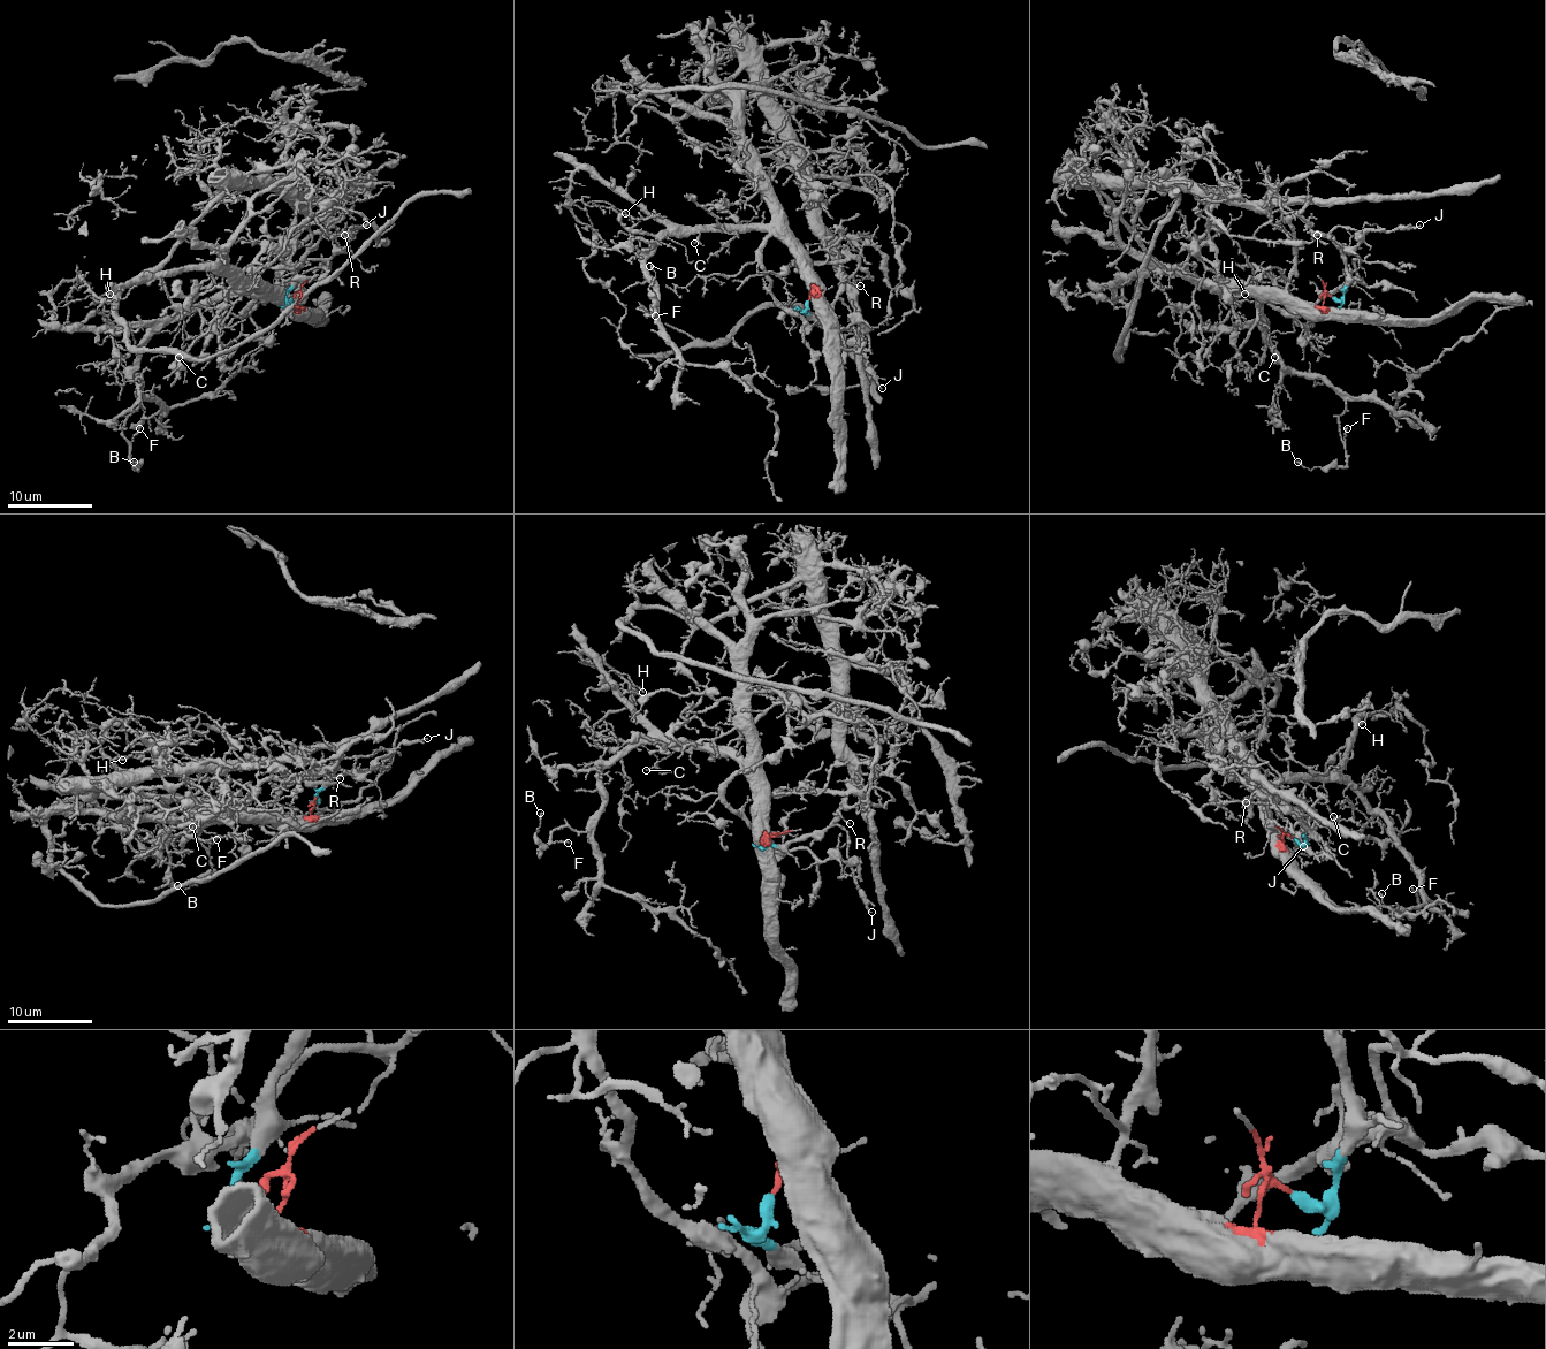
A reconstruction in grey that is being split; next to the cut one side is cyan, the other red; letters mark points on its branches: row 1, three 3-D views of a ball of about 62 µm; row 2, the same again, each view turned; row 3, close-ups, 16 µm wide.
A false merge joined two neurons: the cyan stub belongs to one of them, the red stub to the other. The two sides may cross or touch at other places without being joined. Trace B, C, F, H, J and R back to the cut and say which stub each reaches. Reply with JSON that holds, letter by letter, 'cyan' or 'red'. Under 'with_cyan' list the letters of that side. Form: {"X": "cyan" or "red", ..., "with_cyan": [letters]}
{"B": "red", "C": "red", "F": "red", "H": "red", "J": "cyan", "R": "cyan", "with_cyan": ["J", "R"]}

